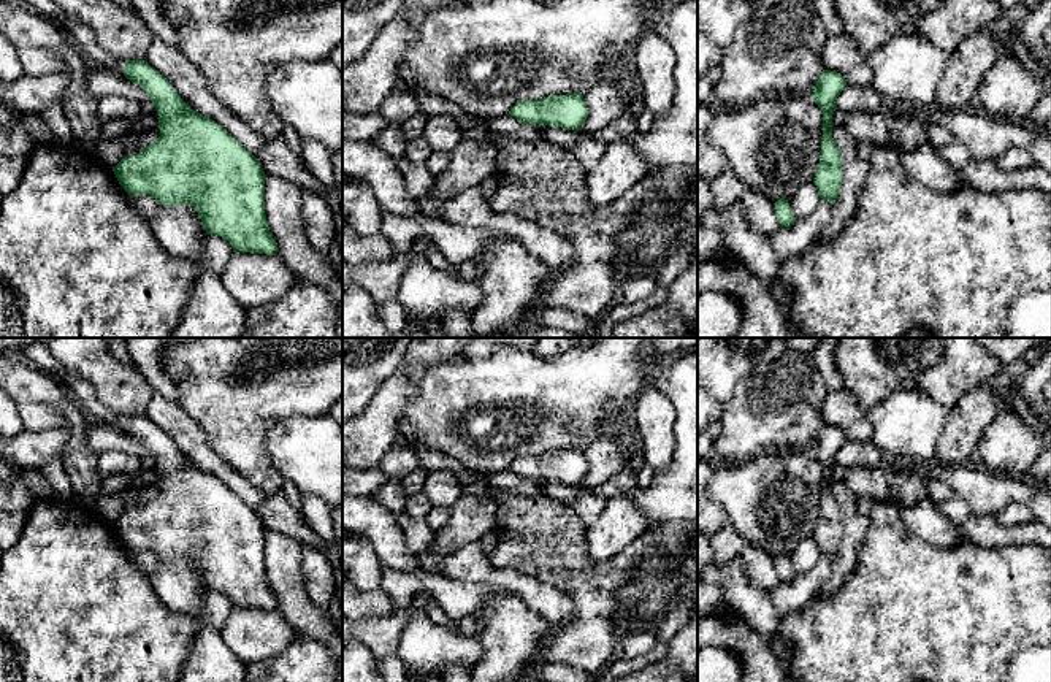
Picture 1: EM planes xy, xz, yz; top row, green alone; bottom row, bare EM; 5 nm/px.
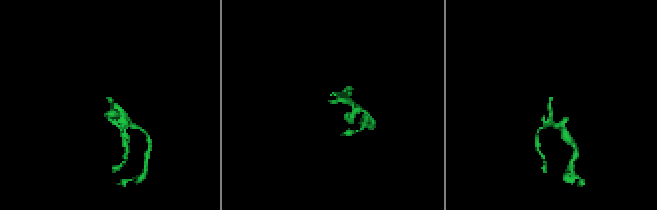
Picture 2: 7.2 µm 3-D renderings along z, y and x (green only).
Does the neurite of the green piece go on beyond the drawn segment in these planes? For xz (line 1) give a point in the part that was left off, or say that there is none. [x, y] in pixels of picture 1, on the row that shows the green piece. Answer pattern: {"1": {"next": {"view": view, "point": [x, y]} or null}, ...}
{"1": {"next": null}}

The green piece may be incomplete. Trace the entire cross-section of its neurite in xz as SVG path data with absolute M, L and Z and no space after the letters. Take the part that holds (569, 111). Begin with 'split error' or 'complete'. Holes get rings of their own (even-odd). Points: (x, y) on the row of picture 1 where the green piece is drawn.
complete | M566 94L550 95L539 100L518 102L509 114L522 124L539 124L561 127L566 130L582 130L588 117L583 95Z

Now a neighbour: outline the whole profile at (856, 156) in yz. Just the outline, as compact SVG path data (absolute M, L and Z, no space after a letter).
M843 125L832 127L832 138L842 152L842 187L827 225L815 243L832 241L850 225L856 214L858 193L872 168L872 155L877 149L870 143L858 141Z

